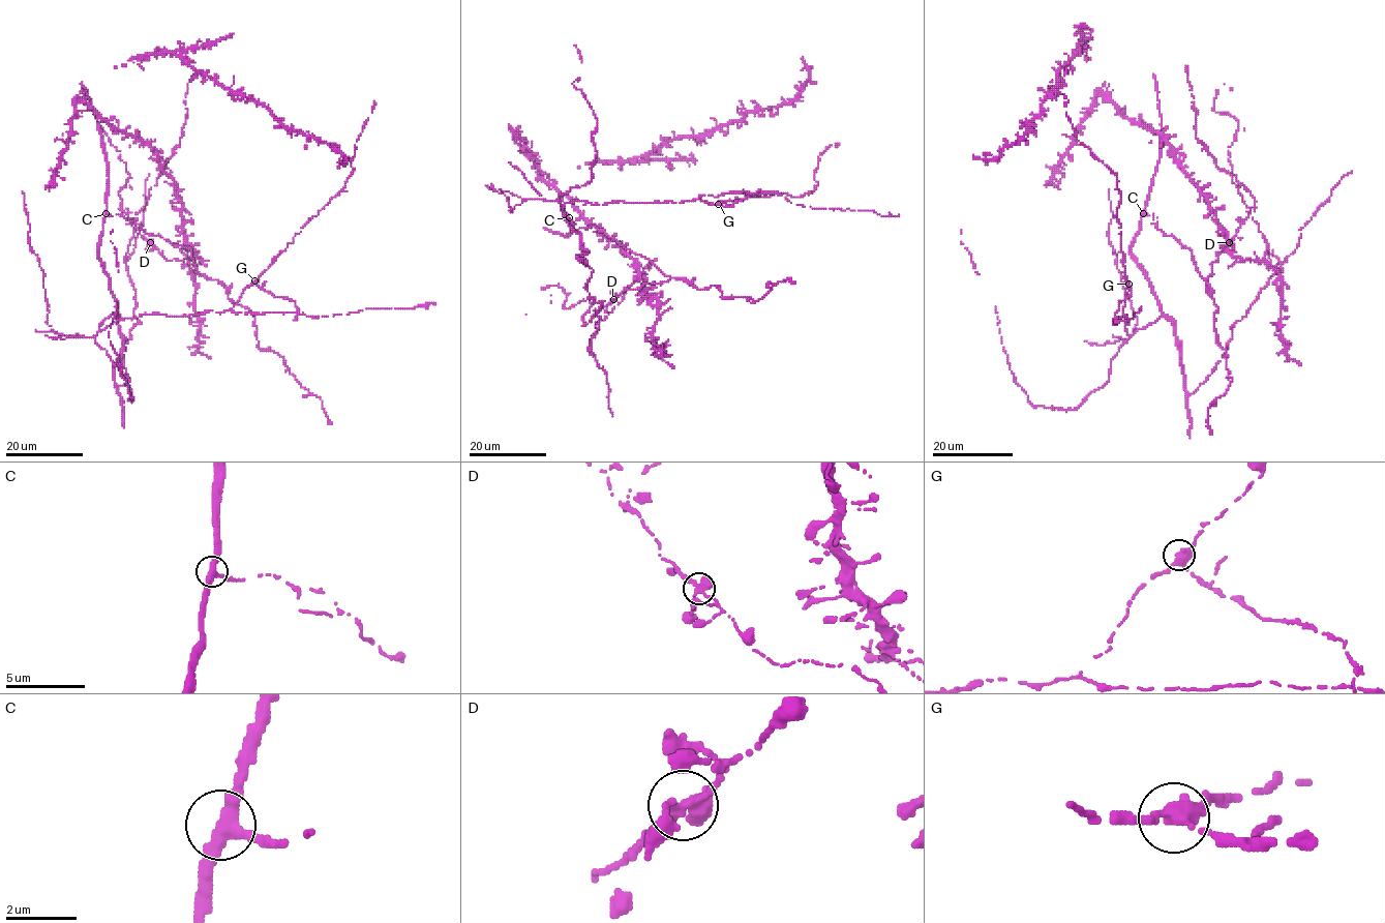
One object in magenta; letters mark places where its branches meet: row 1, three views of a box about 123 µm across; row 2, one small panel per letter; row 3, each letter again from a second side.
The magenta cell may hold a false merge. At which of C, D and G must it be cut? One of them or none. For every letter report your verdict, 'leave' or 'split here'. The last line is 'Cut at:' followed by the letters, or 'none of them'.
C: leave
D: leave
G: split here
Cut at: G

